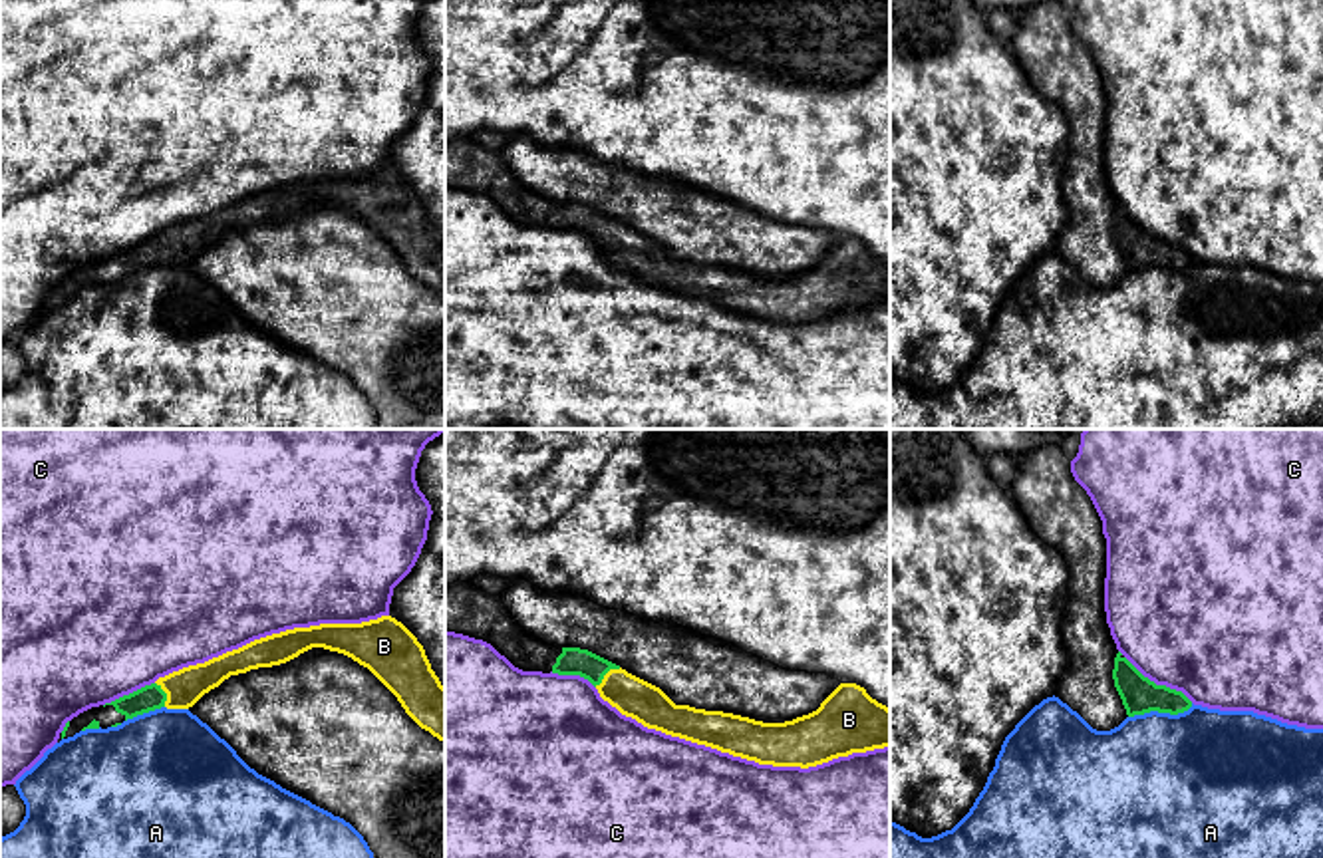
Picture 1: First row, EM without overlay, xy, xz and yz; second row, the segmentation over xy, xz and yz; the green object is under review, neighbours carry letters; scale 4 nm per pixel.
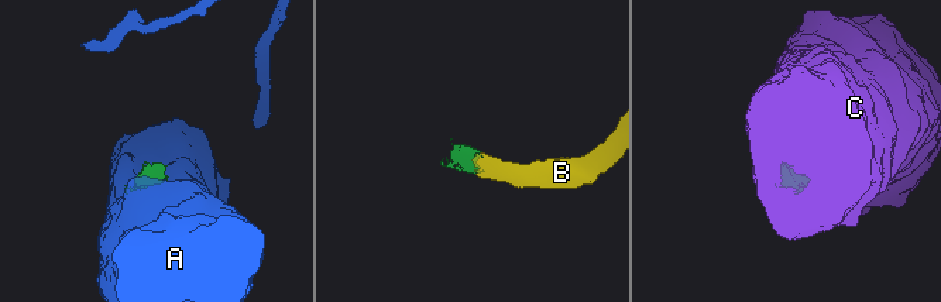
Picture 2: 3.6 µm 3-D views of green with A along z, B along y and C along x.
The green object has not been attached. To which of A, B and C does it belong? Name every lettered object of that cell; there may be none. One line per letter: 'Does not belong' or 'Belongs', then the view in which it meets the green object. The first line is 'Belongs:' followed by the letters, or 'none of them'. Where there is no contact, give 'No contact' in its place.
Belongs: B
A: Does not belong. Touches green in yz
B: Belongs. Touches green in xz
C: Does not belong. Touches green in yz

